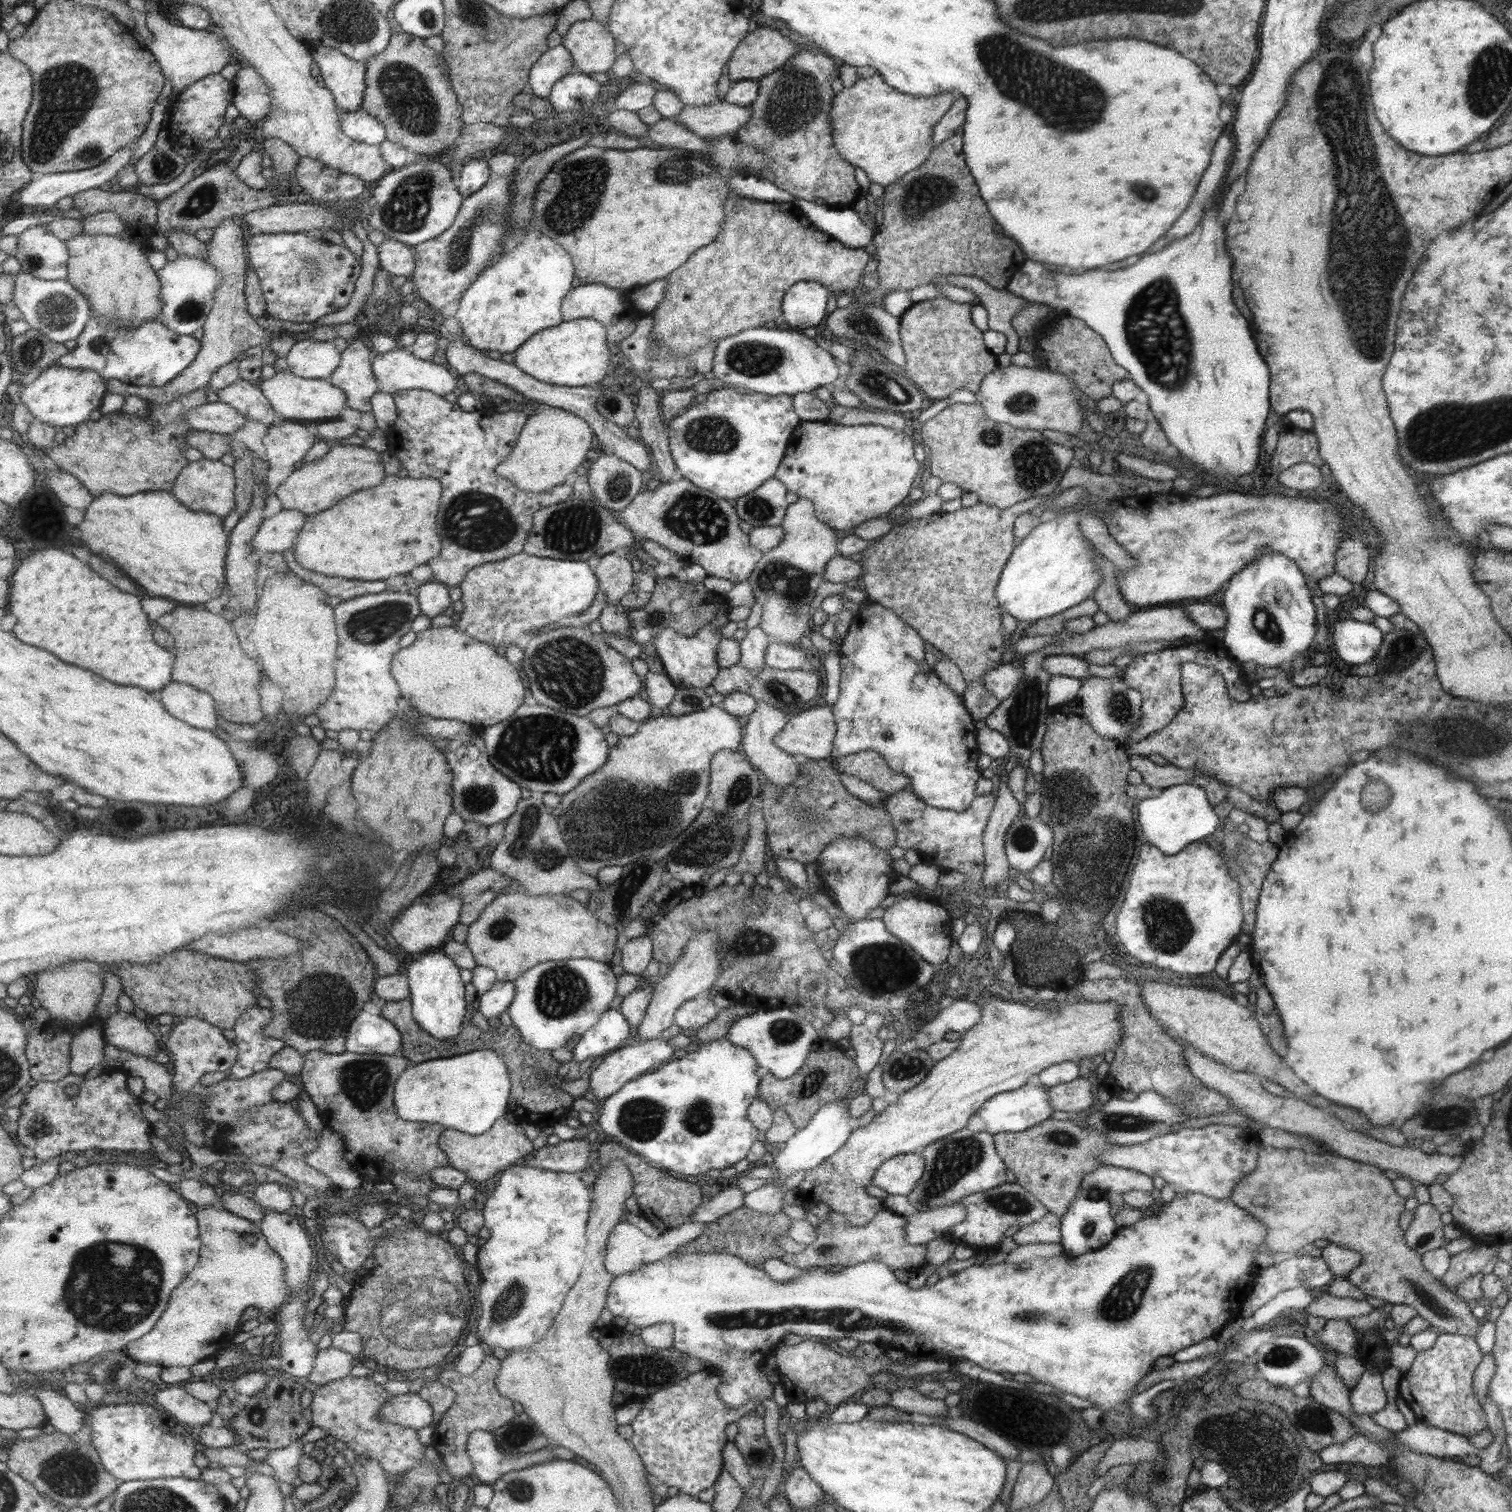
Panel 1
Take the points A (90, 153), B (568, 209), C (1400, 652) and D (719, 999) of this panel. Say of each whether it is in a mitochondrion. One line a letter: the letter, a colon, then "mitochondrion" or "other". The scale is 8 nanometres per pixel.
A: mitochondrion
B: mitochondrion
C: mitochondrion
D: other

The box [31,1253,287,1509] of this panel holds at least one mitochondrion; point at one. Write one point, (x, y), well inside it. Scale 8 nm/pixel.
(71, 1474)

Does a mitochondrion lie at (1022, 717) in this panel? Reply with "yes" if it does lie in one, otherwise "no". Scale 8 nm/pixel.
yes

